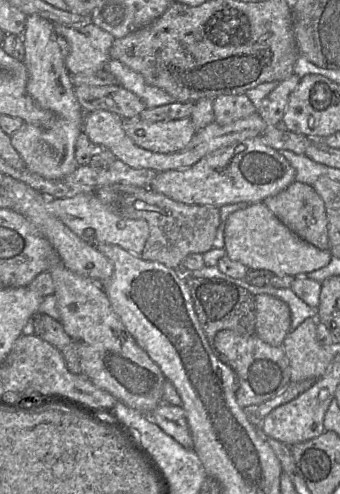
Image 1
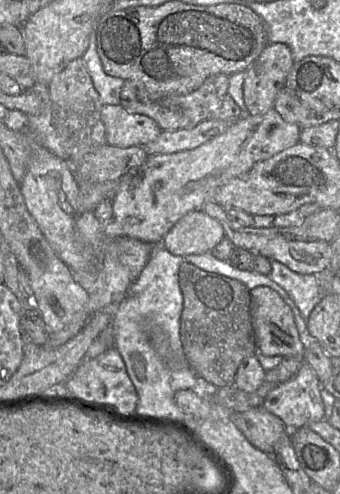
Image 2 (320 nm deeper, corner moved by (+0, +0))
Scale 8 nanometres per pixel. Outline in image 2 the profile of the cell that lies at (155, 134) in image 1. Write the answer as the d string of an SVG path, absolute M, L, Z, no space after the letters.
M103 104L101 120L105 126L107 143L119 148L143 147L156 140L162 132L153 119L131 113L120 104Z

